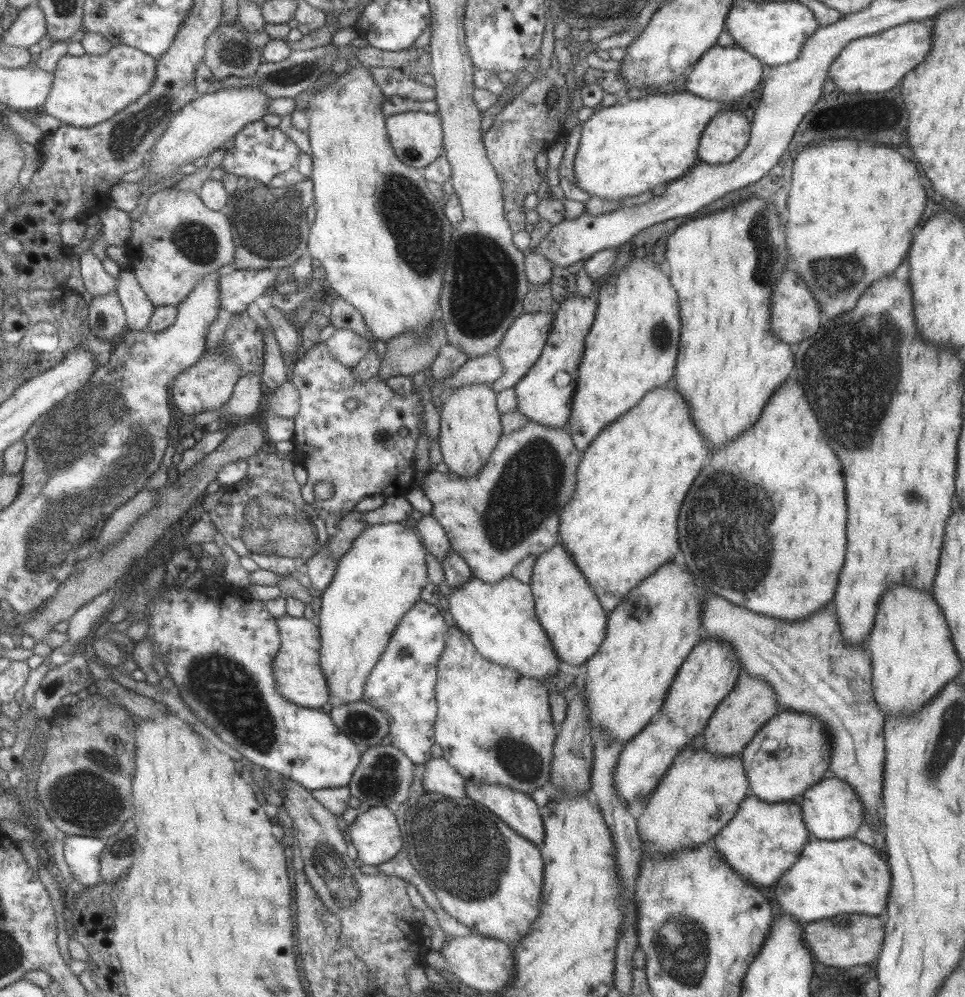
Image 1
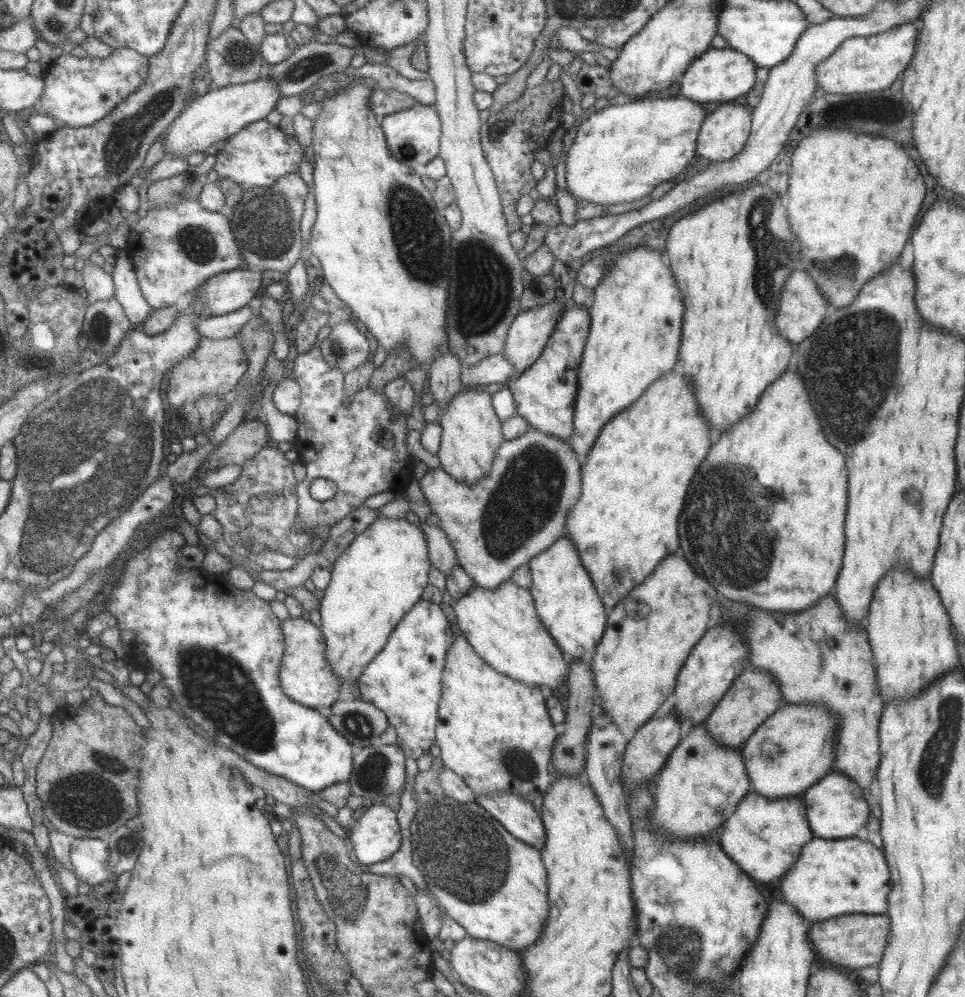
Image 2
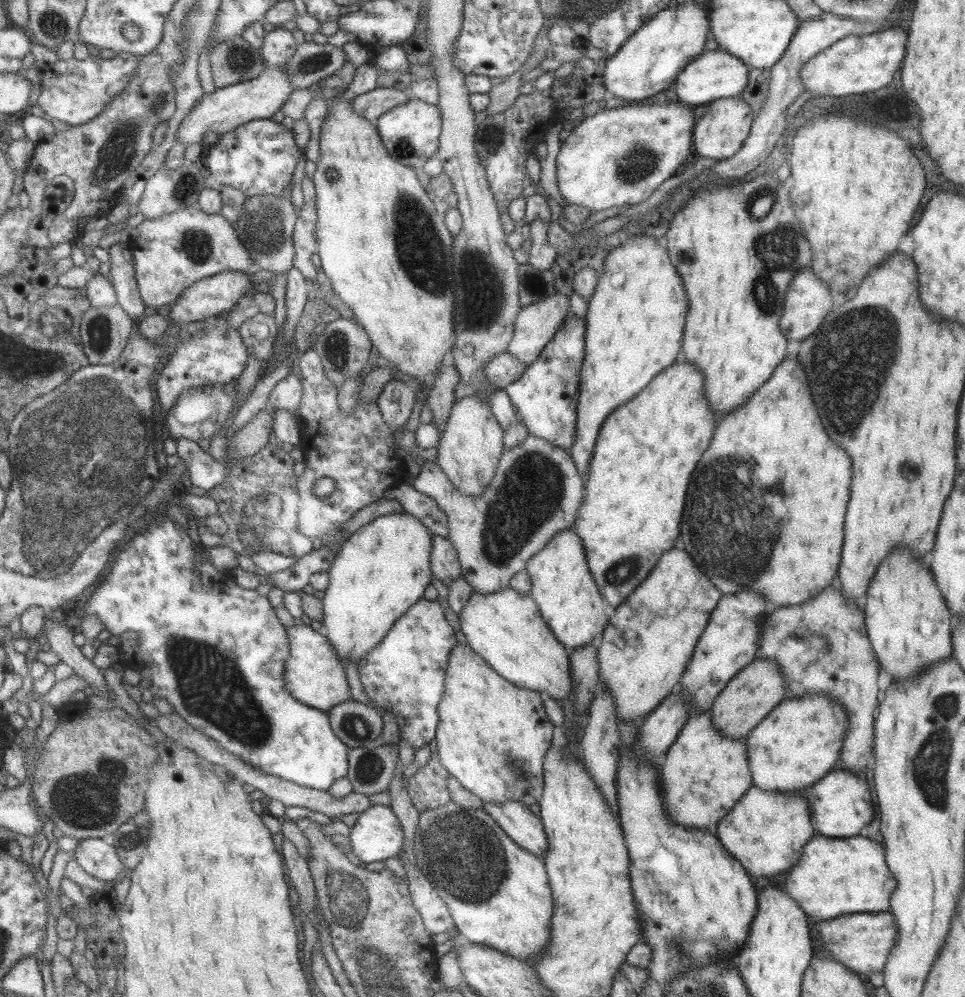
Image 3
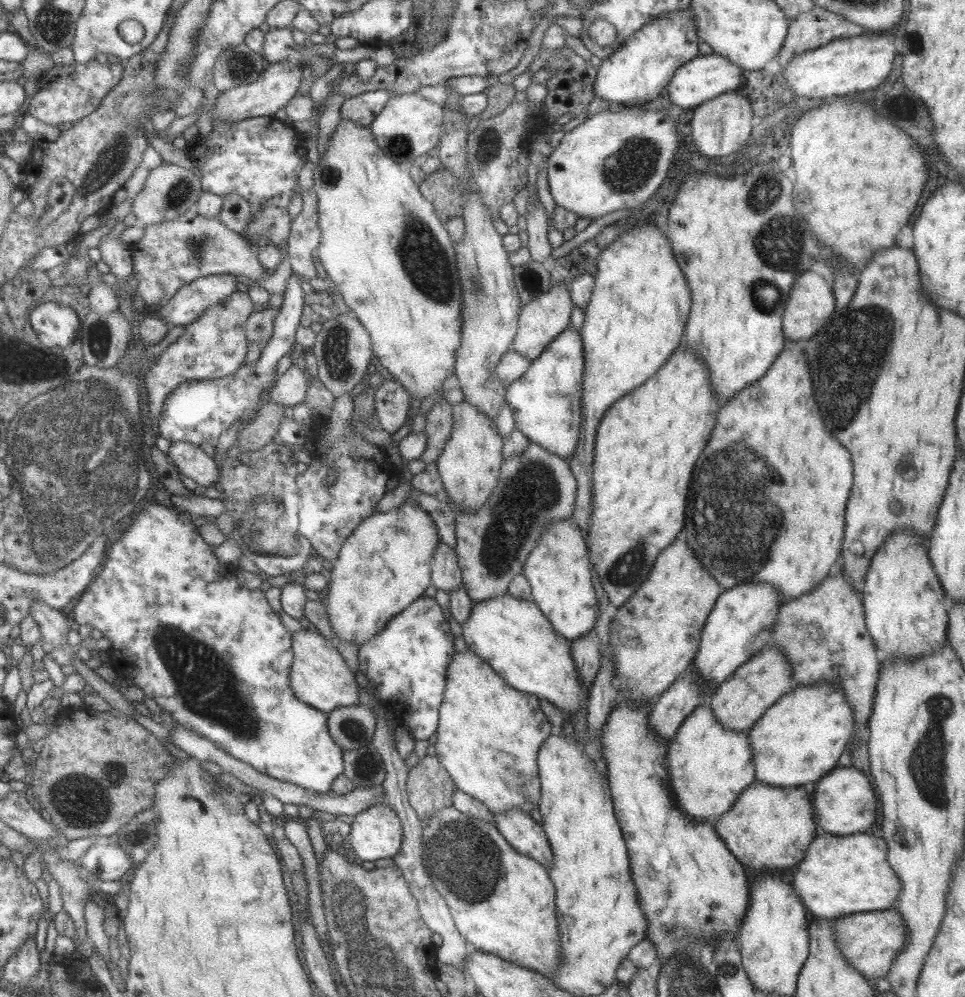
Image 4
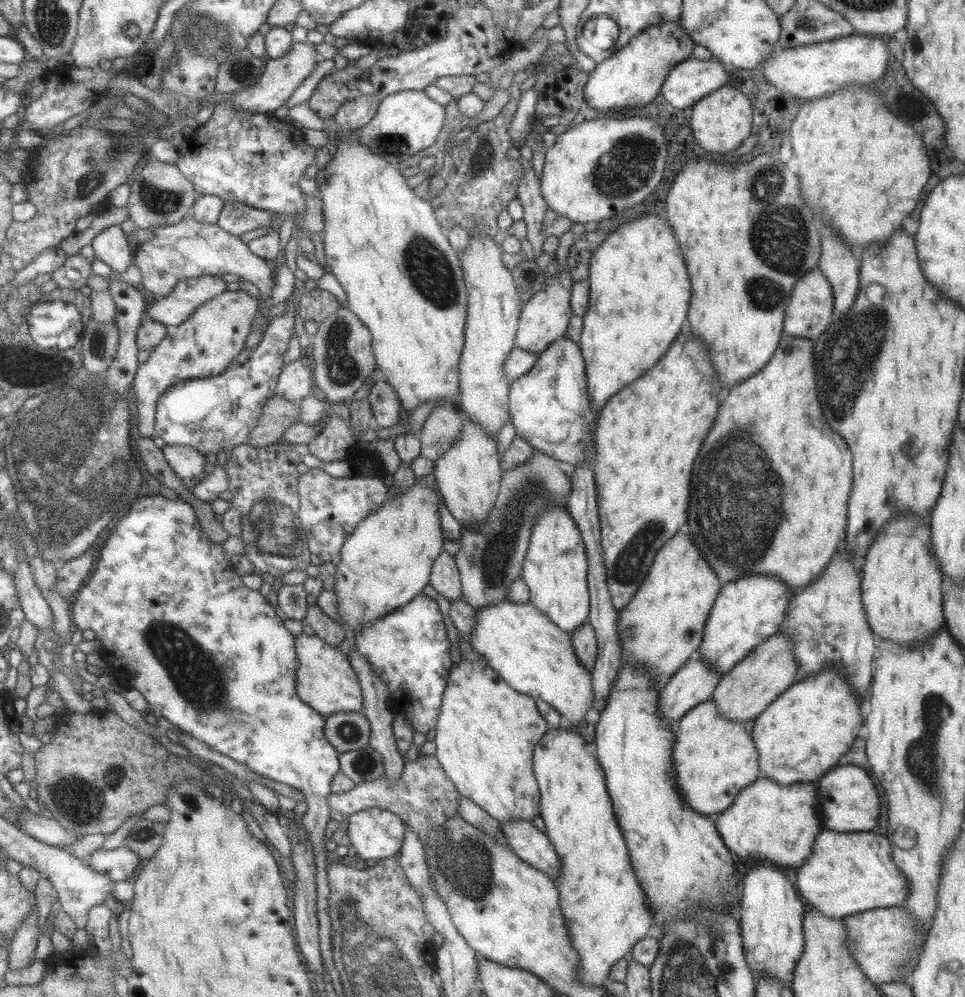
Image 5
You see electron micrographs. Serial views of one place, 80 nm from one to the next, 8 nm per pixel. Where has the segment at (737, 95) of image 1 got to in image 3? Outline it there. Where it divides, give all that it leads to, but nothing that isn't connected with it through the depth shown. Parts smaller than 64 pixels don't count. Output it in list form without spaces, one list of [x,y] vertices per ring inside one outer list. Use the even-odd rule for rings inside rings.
[[[704,50],[697,58],[683,66],[670,89],[673,90],[671,96],[691,106],[711,103],[719,98],[738,97],[741,90],[747,86],[747,70],[749,68],[738,58],[727,54],[724,50]]]

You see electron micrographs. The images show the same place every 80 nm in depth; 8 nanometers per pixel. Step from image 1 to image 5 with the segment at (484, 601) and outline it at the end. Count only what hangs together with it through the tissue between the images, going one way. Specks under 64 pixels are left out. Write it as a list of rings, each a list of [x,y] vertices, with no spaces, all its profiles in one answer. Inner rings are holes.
[[[504,599],[499,604],[481,608],[475,613],[475,626],[469,640],[472,649],[487,660],[487,664],[501,677],[512,690],[539,698],[556,710],[563,722],[582,726],[585,712],[594,708],[594,694],[591,690],[591,673],[575,656],[570,635],[561,630],[549,618],[537,611],[531,603],[515,604]]]

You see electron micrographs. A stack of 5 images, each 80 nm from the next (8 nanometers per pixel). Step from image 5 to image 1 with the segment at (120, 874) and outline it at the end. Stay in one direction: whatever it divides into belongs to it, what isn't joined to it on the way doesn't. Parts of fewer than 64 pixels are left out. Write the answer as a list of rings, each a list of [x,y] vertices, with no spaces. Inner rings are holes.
[[[66,836],[64,853],[76,880],[86,888],[101,882],[100,857],[103,842],[87,836]]]

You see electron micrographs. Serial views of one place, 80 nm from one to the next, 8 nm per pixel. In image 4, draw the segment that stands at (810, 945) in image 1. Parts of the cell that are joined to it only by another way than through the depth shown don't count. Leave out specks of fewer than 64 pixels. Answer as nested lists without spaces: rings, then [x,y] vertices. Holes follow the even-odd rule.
[[[895,908],[848,914],[835,919],[832,925],[840,953],[867,980],[886,977],[896,954],[904,949],[908,941],[908,930]]]

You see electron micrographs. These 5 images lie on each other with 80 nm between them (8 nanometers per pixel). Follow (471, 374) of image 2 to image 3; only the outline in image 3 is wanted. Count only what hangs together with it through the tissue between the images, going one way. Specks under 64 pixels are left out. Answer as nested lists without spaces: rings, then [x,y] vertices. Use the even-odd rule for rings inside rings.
[[[506,351],[497,354],[483,367],[487,382],[497,388],[504,388],[517,380],[526,366]]]

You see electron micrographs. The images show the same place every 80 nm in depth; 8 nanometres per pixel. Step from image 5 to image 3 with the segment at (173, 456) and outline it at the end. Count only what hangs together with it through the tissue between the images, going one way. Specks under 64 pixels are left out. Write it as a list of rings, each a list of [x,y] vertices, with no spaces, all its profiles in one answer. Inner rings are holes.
[[[186,438],[175,441],[179,460],[184,462],[192,486],[204,490],[213,488],[226,475],[226,468],[203,451],[197,443]]]

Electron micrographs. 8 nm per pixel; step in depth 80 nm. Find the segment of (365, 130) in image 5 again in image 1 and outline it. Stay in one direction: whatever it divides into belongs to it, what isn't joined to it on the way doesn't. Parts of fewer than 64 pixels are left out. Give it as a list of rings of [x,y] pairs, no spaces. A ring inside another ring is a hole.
[[[401,112],[385,120],[385,129],[395,157],[403,164],[423,170],[429,163],[443,155],[442,124],[437,114],[429,112]]]

